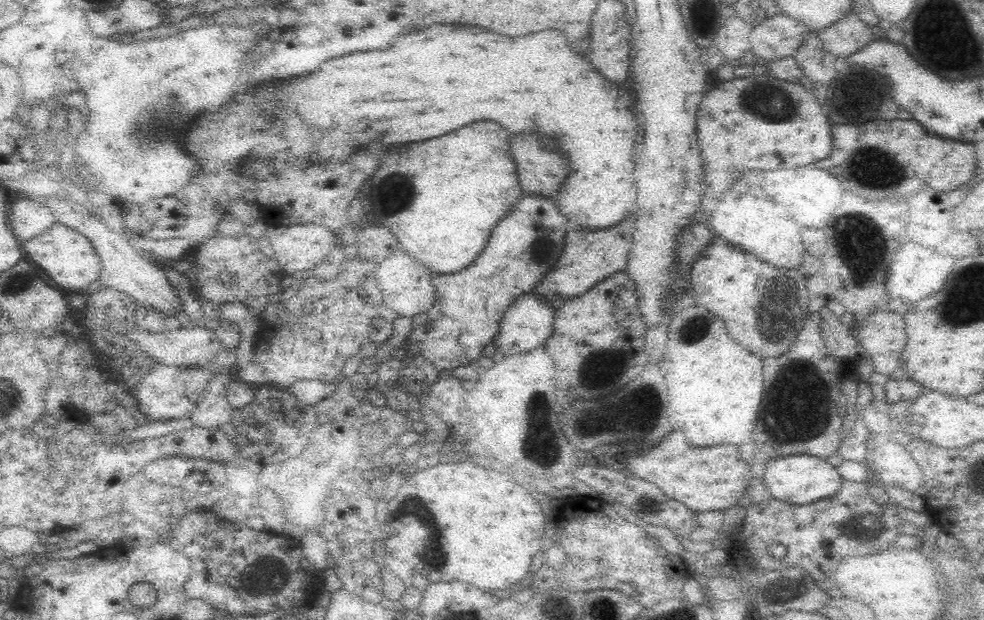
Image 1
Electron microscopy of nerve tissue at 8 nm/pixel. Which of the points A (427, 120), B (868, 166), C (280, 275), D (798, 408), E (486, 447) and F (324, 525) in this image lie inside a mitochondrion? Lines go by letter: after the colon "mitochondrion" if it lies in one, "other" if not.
A: other
B: mitochondrion
C: other
D: mitochondrion
E: other
F: other

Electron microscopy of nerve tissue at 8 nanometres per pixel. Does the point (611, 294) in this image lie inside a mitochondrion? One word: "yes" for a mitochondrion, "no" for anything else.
no

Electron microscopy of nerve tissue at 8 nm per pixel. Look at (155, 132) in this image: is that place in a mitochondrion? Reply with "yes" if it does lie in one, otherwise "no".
yes

